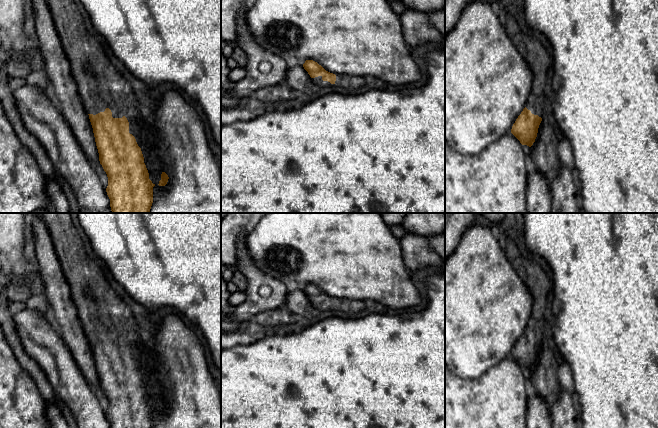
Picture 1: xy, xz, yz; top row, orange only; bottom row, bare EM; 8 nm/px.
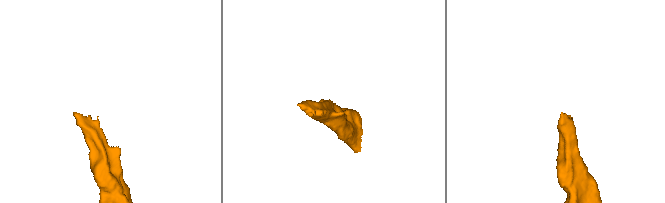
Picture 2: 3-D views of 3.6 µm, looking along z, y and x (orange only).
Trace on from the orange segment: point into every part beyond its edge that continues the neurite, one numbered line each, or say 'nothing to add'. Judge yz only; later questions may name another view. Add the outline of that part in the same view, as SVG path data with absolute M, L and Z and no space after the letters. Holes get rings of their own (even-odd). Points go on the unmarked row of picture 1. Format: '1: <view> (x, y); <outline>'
1: yz (536, 279); M506 238L503 246L509 261L531 293L532 308L526 332L538 339L542 334L547 295L551 289L550 278L539 264L523 256L513 240Z

